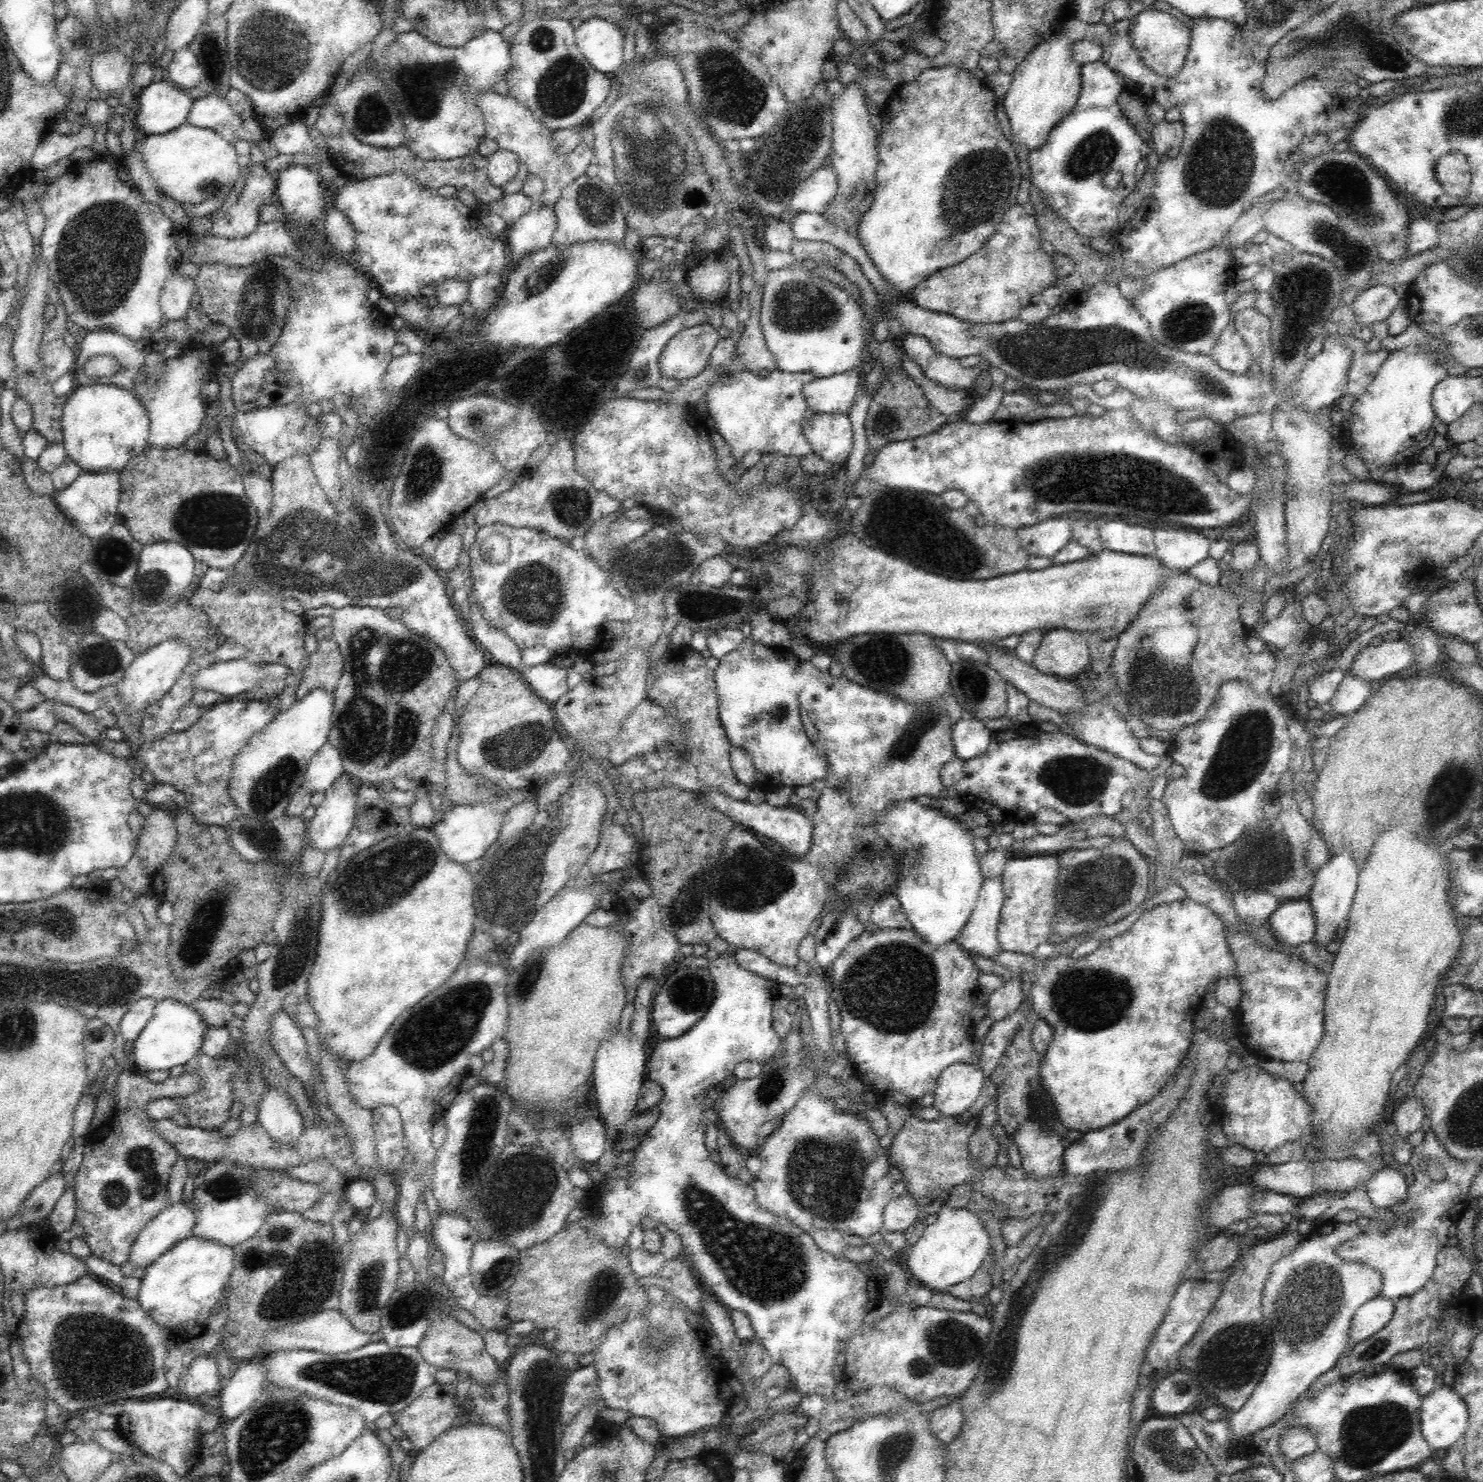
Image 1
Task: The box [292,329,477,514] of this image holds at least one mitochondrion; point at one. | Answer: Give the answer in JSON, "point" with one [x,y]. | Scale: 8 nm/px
{"point":[423,478]}

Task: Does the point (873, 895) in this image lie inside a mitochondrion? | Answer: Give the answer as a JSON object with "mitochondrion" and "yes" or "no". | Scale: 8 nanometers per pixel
{"mitochondrion":"no"}

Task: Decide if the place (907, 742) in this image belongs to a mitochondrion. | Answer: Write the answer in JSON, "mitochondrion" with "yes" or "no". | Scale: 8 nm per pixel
{"mitochondrion":"yes"}

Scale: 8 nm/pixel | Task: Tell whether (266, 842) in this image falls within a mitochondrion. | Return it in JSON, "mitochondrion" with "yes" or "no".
{"mitochondrion":"yes"}

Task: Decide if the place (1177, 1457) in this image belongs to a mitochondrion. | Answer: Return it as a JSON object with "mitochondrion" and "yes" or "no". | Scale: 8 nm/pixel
{"mitochondrion":"yes"}

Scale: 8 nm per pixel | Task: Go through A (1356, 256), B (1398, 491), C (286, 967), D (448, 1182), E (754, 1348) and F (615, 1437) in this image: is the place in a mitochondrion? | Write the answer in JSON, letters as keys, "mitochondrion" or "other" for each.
{"A":"mitochondrion","B":"other","C":"mitochondrion","D":"other","E":"other","F":"mitochondrion"}

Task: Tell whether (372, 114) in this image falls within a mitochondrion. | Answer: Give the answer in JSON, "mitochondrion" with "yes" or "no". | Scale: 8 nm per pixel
{"mitochondrion":"yes"}

